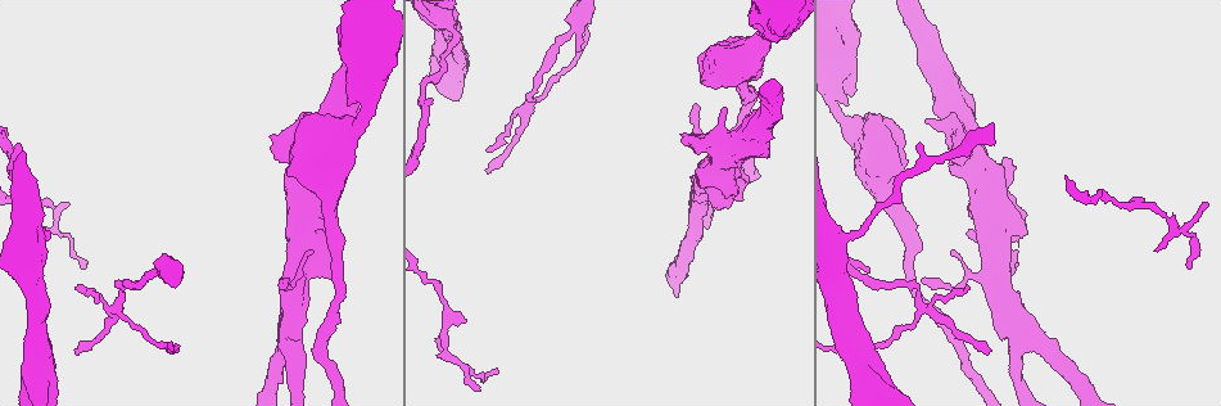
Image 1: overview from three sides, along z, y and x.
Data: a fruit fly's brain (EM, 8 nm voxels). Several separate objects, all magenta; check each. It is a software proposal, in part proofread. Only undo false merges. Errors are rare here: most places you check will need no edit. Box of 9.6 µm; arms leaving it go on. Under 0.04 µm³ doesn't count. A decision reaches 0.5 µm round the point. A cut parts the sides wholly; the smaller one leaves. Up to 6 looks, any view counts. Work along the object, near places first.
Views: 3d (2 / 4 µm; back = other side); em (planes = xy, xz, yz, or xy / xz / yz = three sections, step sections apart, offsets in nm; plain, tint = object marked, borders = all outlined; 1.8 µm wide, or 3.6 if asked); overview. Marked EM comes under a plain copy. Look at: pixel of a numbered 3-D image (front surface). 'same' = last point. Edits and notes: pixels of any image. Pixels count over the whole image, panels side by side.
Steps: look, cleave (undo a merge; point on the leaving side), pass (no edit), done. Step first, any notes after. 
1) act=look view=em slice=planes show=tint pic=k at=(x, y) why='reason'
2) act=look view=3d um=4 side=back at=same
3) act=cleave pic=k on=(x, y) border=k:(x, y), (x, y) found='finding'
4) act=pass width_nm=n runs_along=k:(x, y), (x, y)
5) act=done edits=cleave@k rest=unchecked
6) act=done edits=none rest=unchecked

act=look view=em slice=planes show=tint pic=1 at=(567, 31) why='thick turns thin'

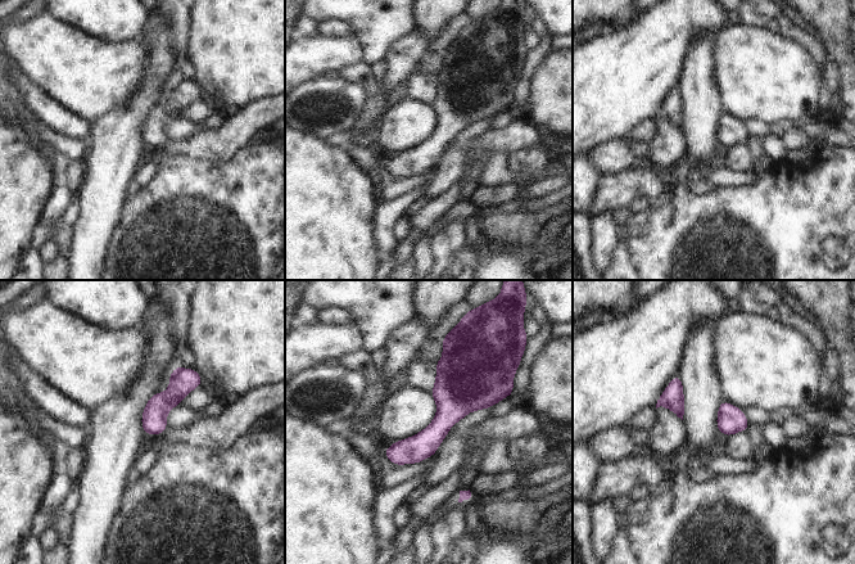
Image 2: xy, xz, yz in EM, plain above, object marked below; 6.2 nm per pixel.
act=pass runs_along=2:(195, 375), (154, 414), (148, 431) found='all the same cell'

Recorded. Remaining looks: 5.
act=look view=3d um=4 pic=1 at=(753, 48) why='sudden change in width'

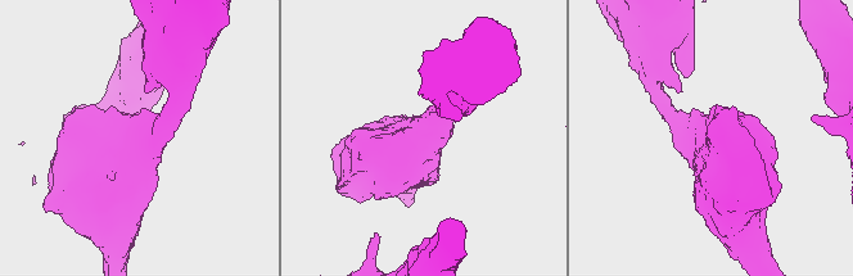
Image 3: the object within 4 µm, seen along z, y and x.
act=look view=em um=3.6 slice=xz step=4 show=tint pic=3 at=(140, 149)

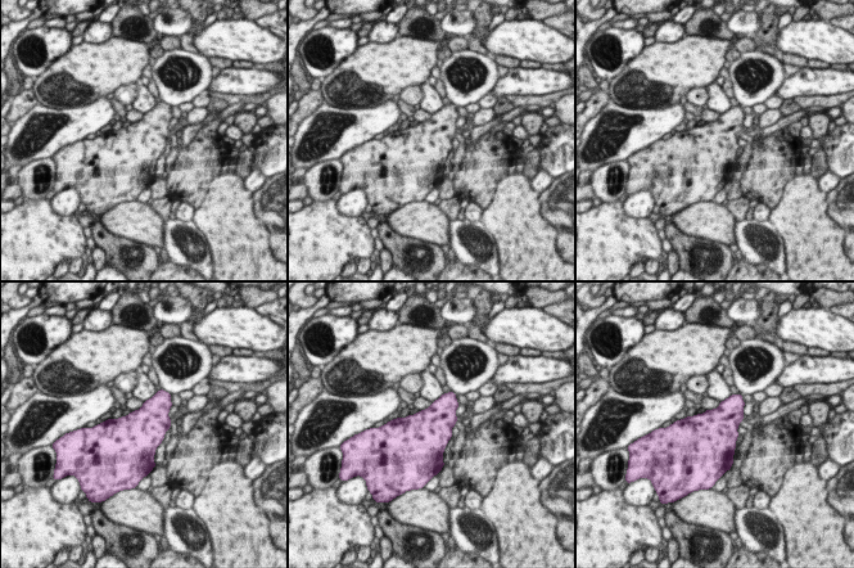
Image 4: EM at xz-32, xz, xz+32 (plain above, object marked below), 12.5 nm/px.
act=look view=em um=3.6 slice=planes show=tint at=same

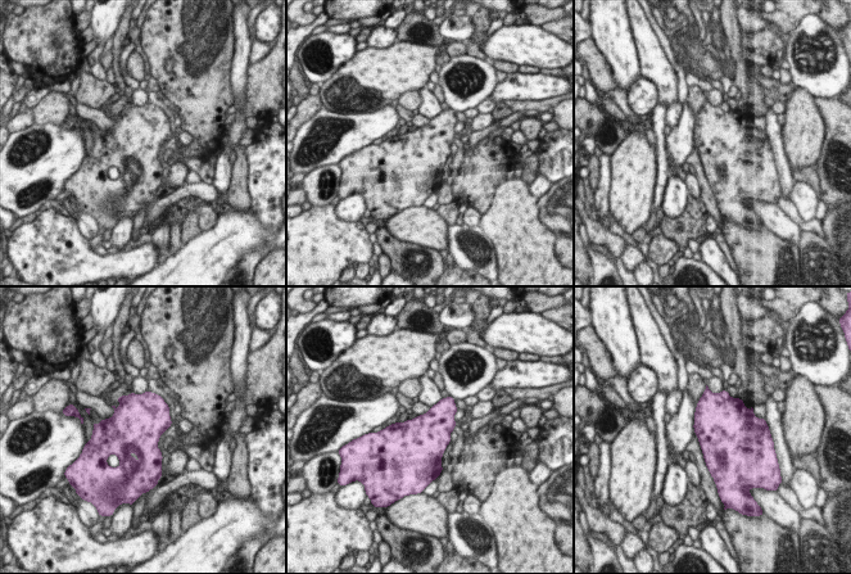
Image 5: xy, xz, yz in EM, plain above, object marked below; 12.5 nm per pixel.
act=pass found='continuous, no second cell'

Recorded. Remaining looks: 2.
act=look view=3d um=4 pic=1 at=(843, 297) why='calibre changes'

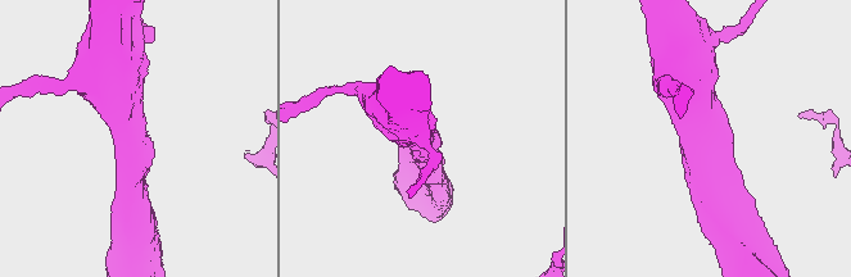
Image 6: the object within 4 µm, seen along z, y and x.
act=look view=em um=3.6 slice=planes show=tint pic=6 at=(130, 137) arms=3 arm_widths_nm=280,300,650 why='now the EM'

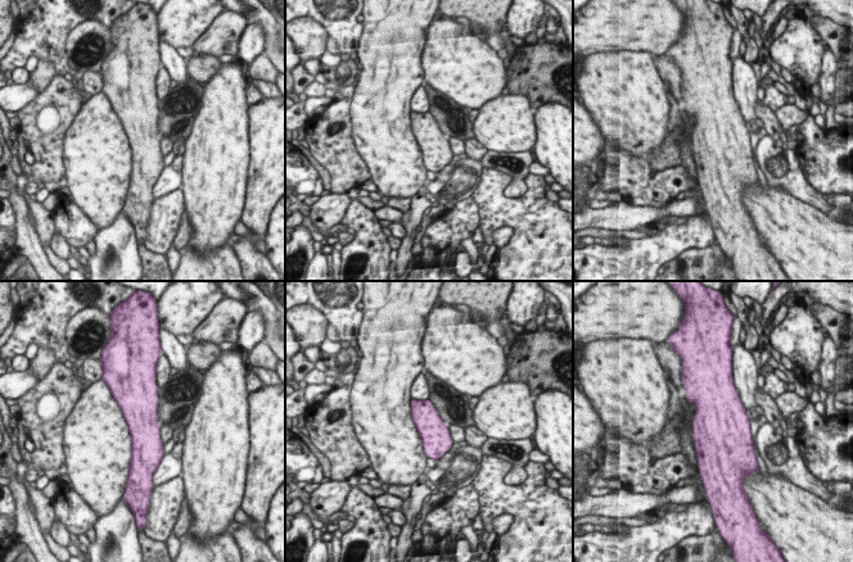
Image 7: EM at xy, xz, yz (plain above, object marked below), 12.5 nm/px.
act=pass found='one cell here'

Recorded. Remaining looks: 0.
act=done edits=none rest=unchecked

